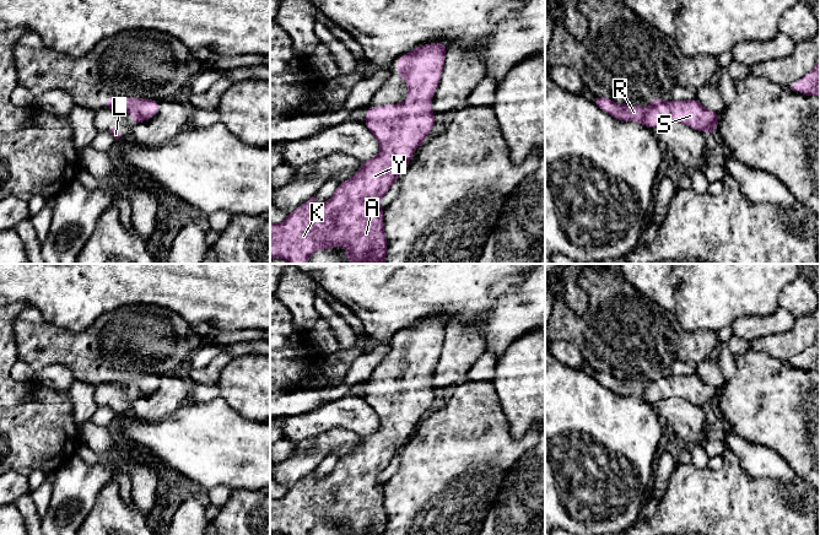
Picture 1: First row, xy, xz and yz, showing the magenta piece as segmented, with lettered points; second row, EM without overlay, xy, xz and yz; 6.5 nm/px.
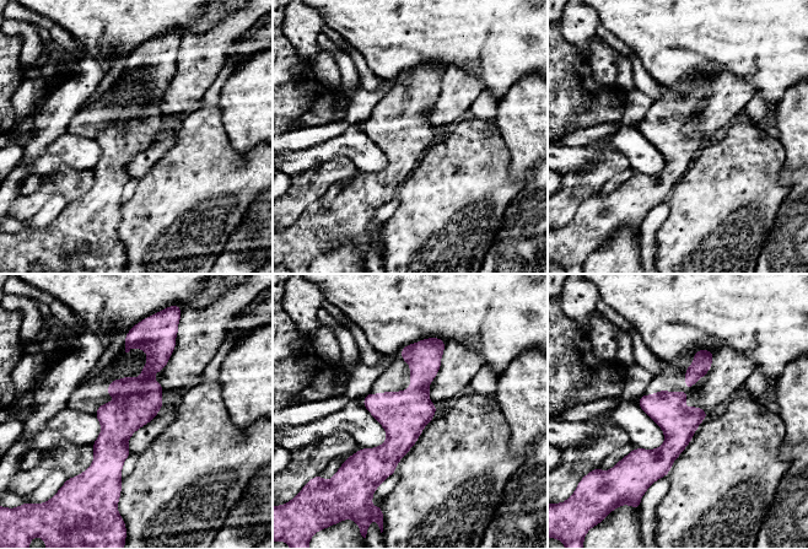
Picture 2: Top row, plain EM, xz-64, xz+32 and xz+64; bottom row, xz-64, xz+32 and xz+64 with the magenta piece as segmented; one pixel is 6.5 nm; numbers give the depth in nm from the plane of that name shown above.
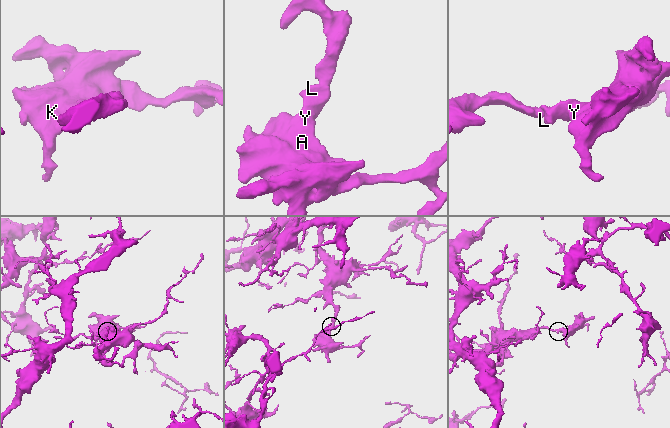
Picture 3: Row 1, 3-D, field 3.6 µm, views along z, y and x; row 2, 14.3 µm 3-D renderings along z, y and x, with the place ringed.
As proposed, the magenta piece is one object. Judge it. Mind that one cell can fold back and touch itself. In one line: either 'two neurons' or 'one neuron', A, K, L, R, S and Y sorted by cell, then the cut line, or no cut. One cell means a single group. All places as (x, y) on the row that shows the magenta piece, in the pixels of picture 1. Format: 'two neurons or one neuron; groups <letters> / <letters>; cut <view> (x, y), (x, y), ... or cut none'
one neuron; groups A K L R S Y; cut none

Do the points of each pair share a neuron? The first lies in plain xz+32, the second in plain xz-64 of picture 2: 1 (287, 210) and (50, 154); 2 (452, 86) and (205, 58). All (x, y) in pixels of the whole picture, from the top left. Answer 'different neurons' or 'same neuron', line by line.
1: different neurons
2: same neuron

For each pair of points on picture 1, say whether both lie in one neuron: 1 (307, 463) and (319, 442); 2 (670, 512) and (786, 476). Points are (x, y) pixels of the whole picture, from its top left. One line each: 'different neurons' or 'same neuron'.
1: same neuron
2: different neurons

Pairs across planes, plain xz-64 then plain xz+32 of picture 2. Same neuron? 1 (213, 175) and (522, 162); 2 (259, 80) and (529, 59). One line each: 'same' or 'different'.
1: different
2: different

